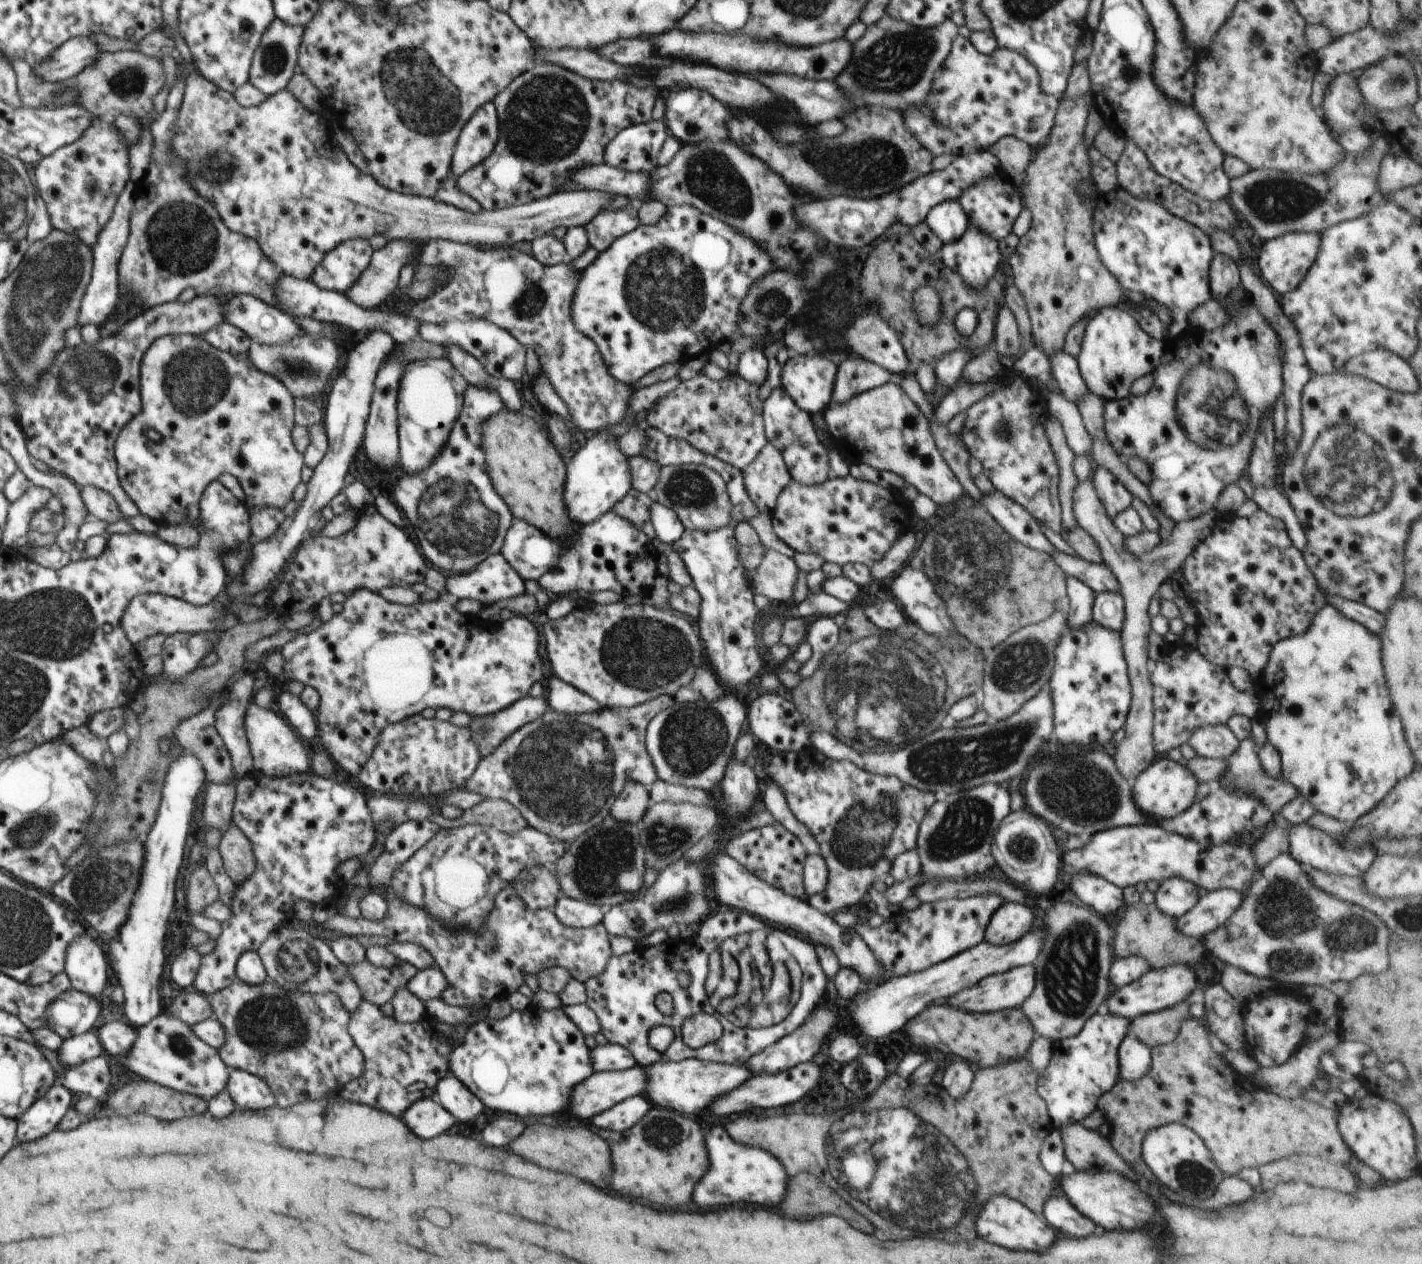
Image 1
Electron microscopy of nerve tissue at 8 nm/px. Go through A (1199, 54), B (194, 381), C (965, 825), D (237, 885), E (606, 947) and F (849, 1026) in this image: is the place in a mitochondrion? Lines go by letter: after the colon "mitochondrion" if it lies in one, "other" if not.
A: other
B: mitochondrion
C: mitochondrion
D: other
E: other
F: other

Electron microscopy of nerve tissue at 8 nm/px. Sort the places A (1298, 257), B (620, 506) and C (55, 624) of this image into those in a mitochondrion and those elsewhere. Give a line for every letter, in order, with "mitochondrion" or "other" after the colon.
A: other
B: other
C: mitochondrion

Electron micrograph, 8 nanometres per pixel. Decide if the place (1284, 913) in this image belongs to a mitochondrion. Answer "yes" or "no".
yes

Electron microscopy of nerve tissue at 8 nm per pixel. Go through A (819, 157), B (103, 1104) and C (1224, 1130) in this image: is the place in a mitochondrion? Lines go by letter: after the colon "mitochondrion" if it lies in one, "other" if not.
A: mitochondrion
B: other
C: other

